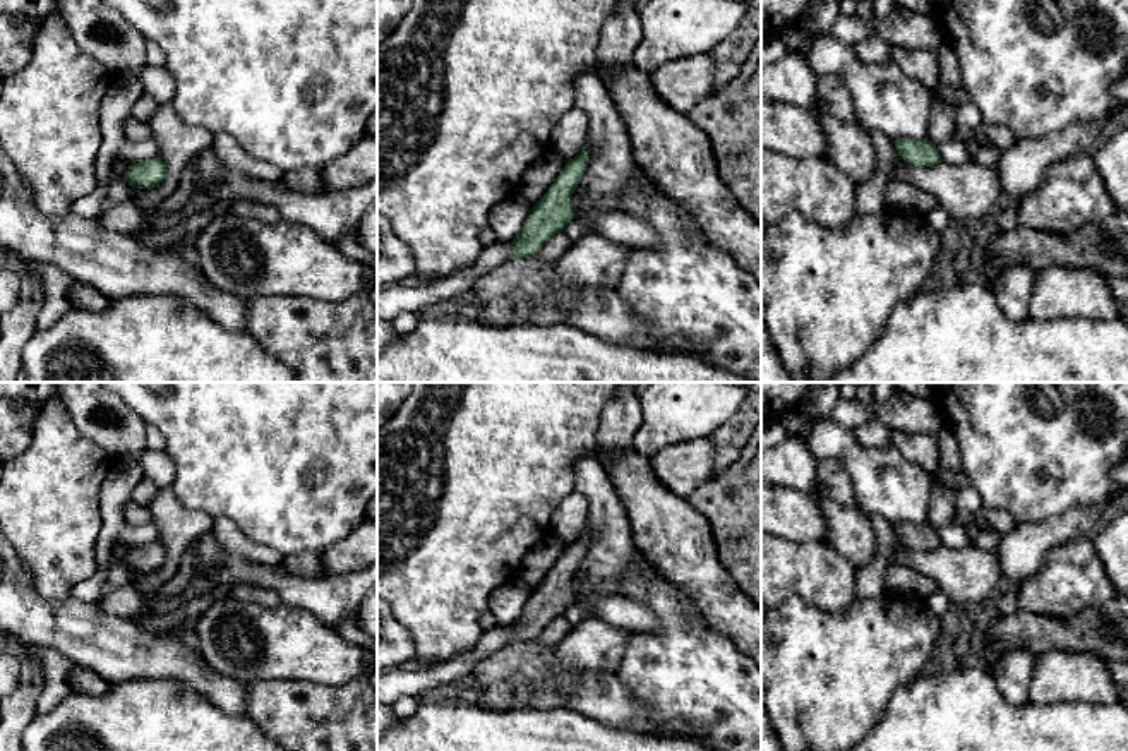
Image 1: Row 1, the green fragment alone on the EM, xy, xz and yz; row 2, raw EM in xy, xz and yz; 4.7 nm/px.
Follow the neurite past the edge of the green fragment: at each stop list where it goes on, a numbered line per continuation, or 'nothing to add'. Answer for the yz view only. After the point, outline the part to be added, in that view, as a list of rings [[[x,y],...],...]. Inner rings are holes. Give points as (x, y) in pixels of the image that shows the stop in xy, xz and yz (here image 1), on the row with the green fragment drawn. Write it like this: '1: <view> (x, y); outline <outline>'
nothing to add

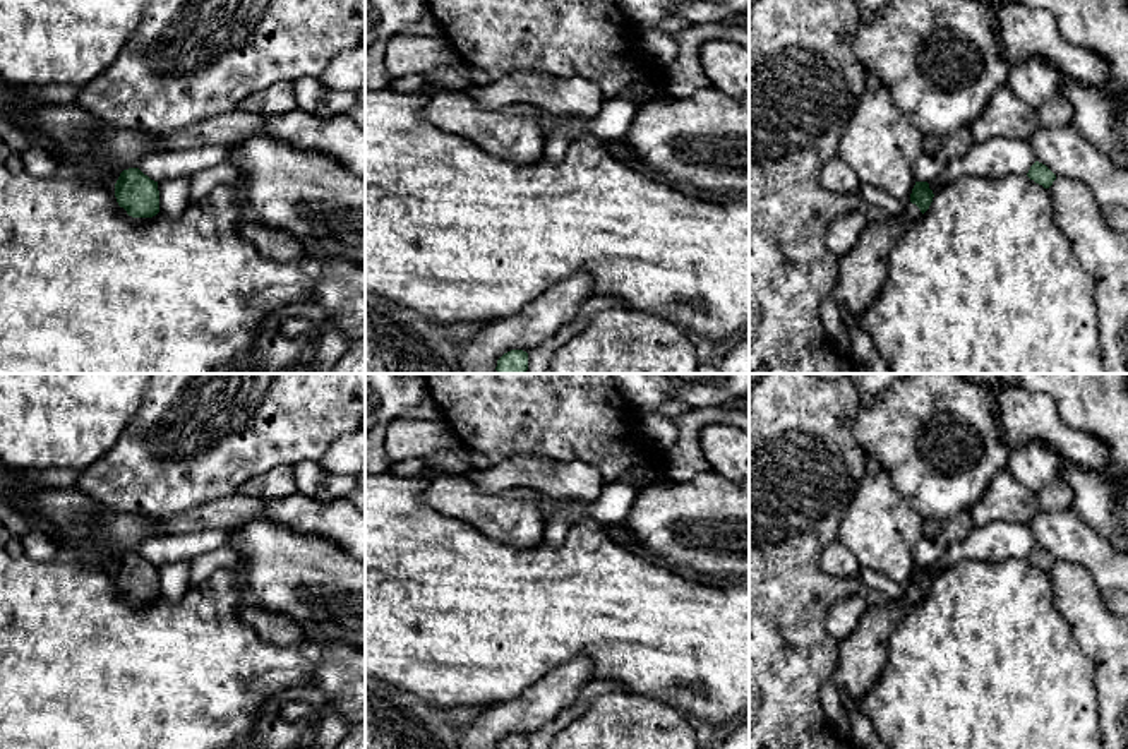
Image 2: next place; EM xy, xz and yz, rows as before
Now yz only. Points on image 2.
1: yz (863, 269); outline [[[909,202],[900,216],[869,221],[857,243],[840,259],[831,297],[855,322],[883,288],[890,250],[921,218],[921,209]]]

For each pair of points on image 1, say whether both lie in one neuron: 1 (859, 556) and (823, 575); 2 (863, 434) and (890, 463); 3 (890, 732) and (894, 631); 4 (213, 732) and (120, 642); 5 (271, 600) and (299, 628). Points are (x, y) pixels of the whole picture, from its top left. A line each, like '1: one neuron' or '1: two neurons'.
1: two neurons
2: two neurons
3: two neurons
4: two neurons
5: two neurons

